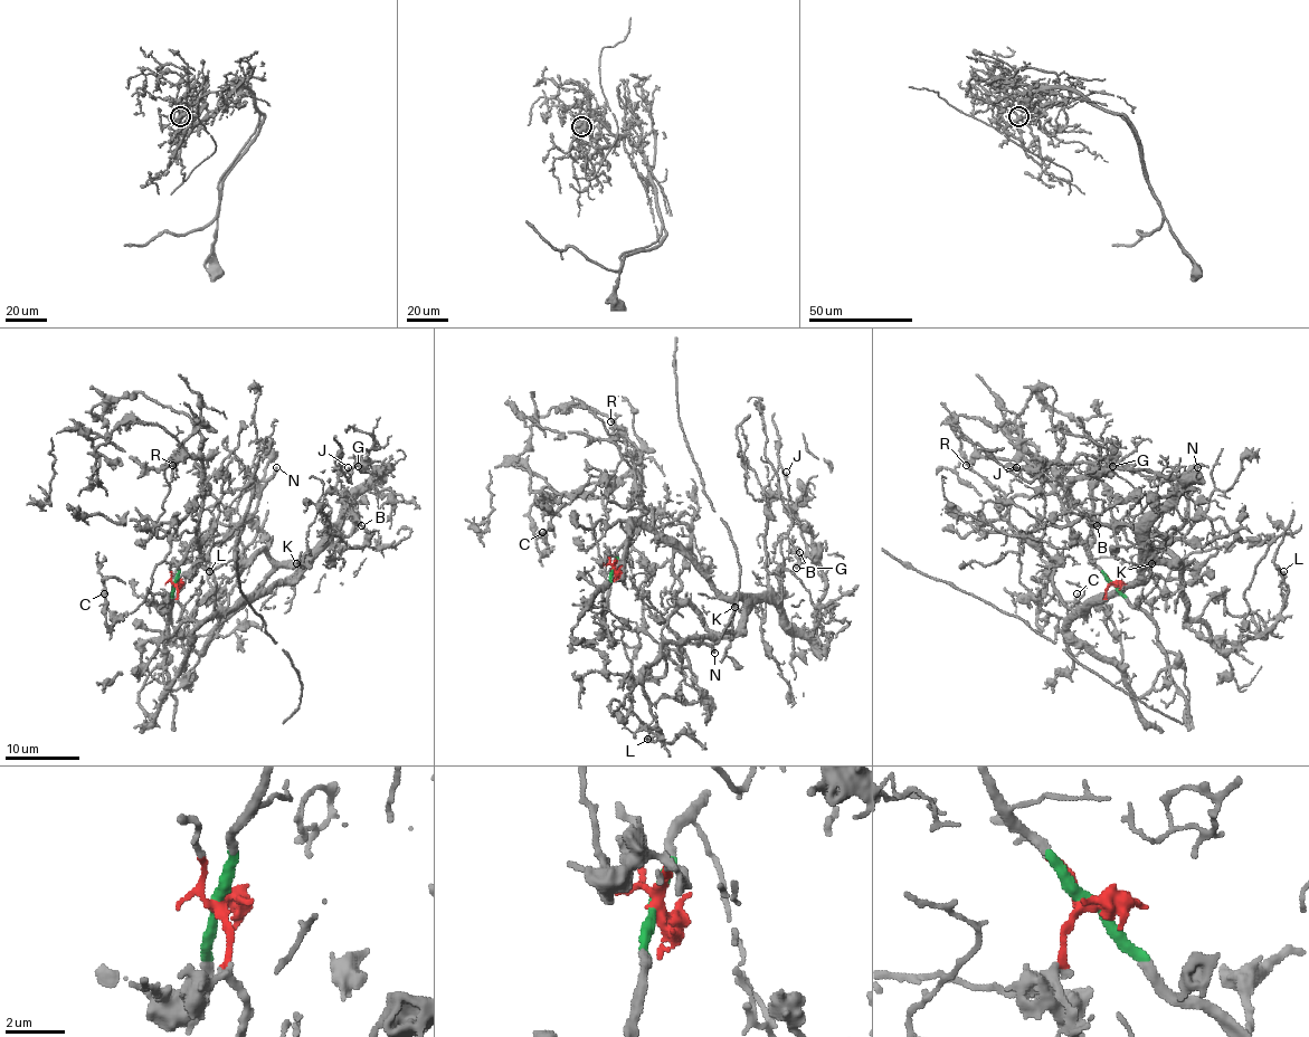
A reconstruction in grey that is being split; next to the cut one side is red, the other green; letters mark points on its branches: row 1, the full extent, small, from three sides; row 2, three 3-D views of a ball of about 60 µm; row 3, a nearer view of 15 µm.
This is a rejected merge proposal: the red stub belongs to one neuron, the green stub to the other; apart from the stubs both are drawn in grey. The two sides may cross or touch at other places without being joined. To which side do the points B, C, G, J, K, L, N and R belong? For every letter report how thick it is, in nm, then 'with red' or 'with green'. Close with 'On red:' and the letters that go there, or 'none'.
B: 190 nm thick; with red
C: 150 nm thick; with green
G: 240 nm thick; with red
J: 130 nm thick; with red
K: 160 nm thick; with red
L: 280 nm thick; with red
N: 280 nm thick; with red
R: 160 nm thick; with green
On red: B, G, J, K, L, N

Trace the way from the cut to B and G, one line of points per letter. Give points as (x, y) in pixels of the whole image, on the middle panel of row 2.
B: (613, 568), (617, 559), (624, 578), (627, 529), (638, 523), (719, 590), (777, 598), (780, 542), (799, 551)
G: (613, 568), (624, 578), (638, 523), (719, 590), (767, 600), (812, 634), (825, 573), (806, 555), (795, 568)

